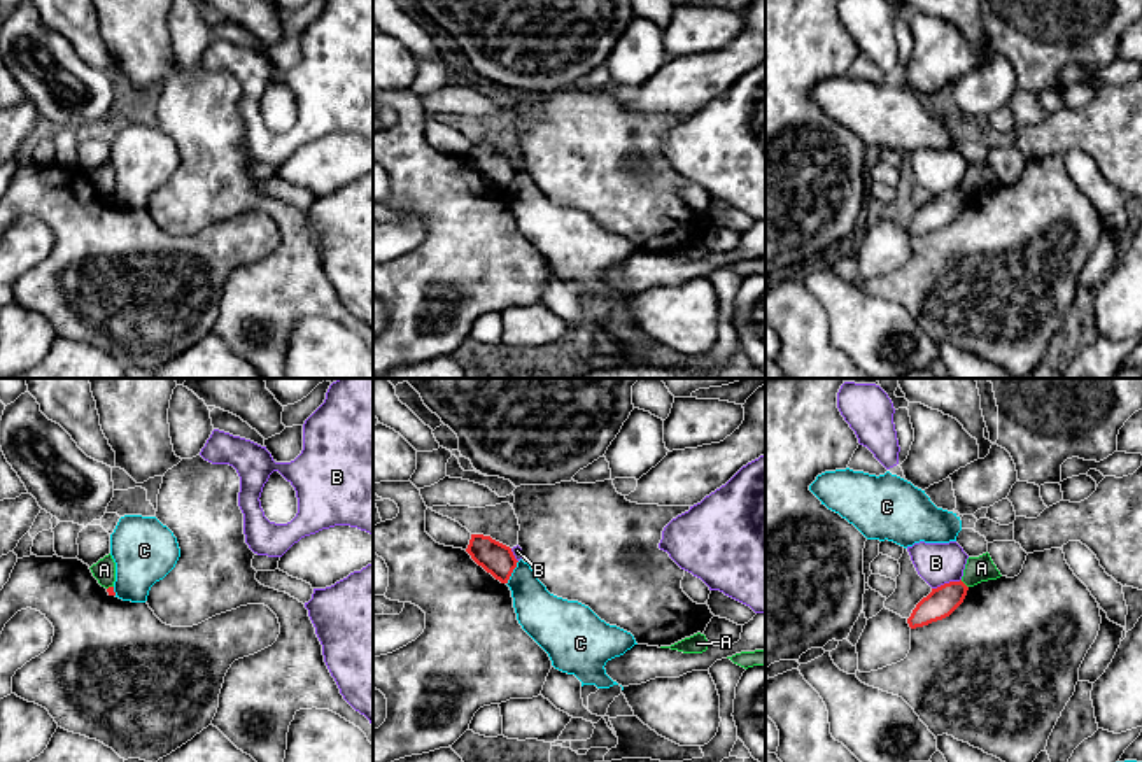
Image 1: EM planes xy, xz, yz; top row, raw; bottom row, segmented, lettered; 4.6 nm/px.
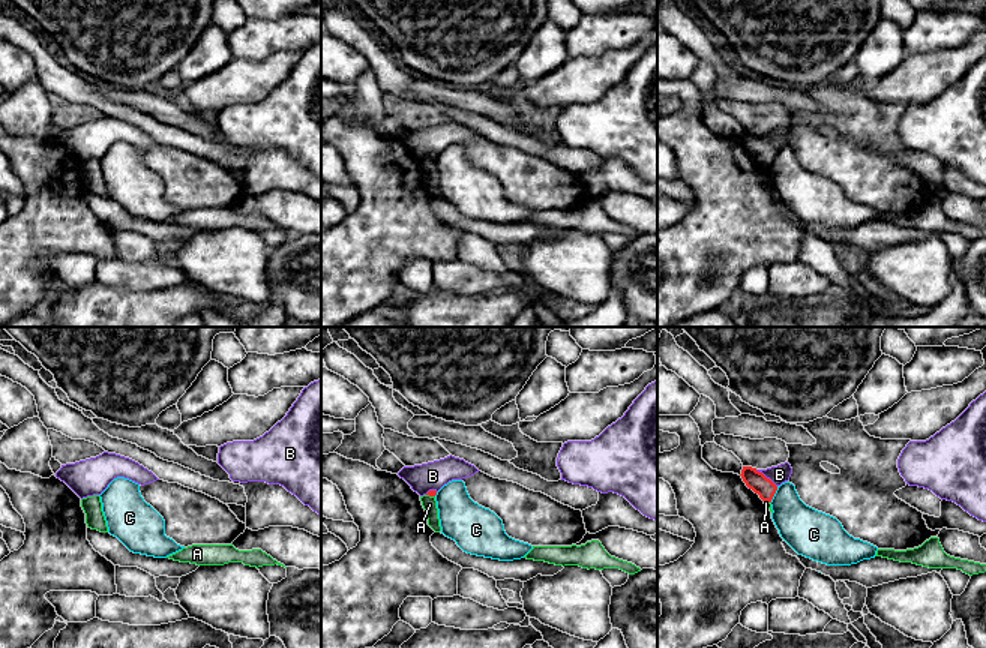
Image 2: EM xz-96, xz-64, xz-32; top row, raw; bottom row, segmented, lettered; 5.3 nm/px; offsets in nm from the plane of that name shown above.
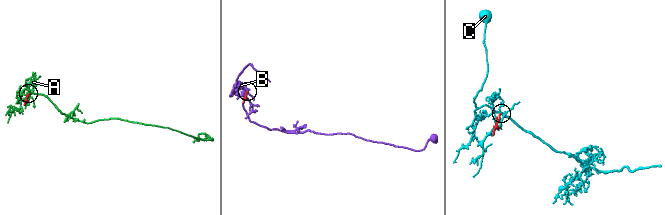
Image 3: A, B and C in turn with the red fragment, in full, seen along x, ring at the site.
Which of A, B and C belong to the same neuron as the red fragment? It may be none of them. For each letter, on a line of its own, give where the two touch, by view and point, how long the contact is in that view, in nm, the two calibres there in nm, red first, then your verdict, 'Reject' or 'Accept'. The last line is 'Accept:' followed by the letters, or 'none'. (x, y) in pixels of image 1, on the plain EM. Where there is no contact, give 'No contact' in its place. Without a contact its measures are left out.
A: Touches red at yz (964, 191). Shared border 50 nm. Thickness 140 nm (red) against 120 nm. Reject
B: Touches red at yz (946, 191). Shared border 140 nm. Thickness 140 nm (red) against 190 nm. Reject
C: Touches red at xz (512, 179). Shared border 130 nm. Thickness 150 nm (red) against 220 nm. Reject
Accept: none

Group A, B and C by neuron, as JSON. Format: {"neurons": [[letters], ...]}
{"neurons": [["A"], ["B"], ["C"]]}

